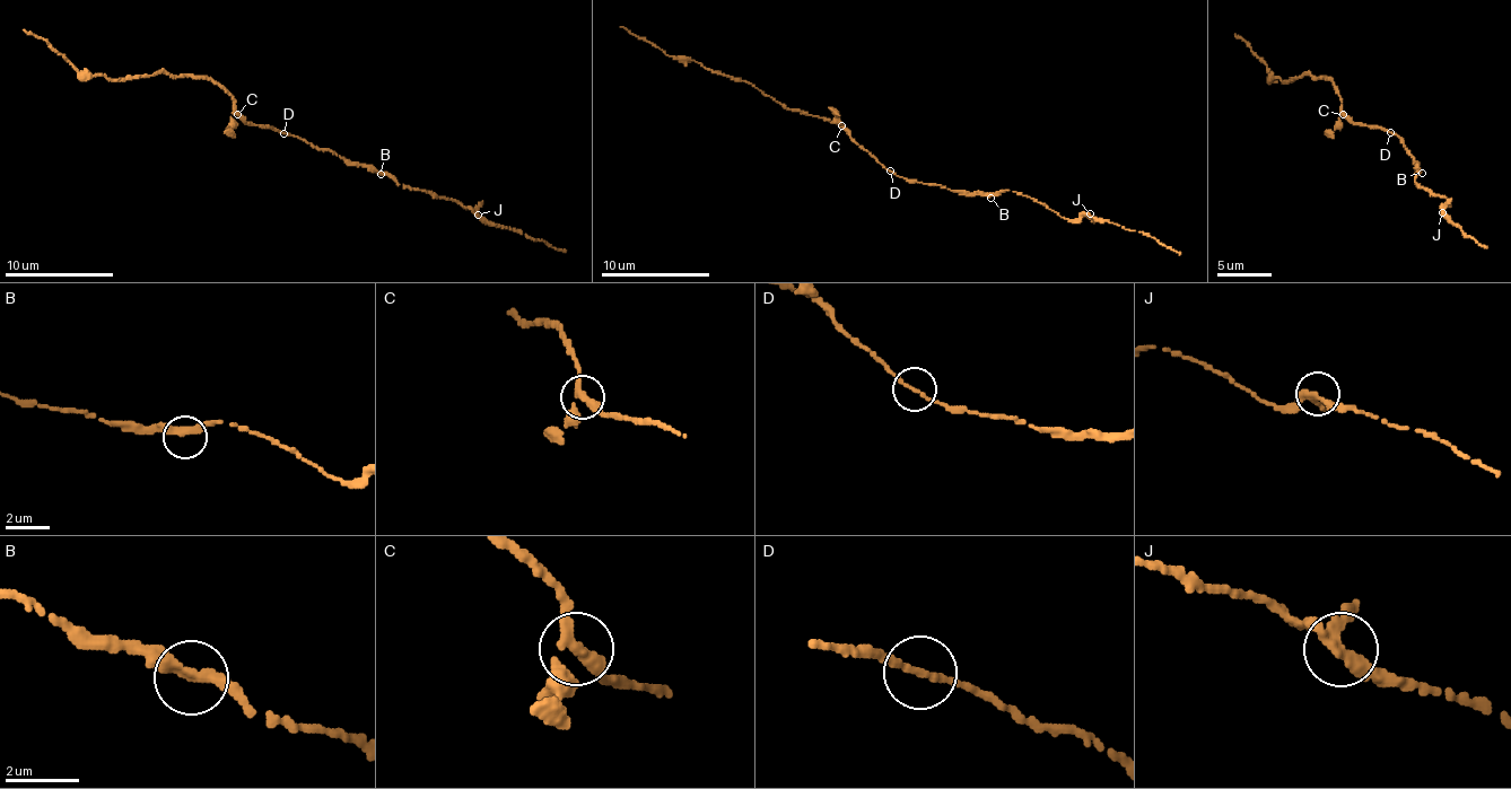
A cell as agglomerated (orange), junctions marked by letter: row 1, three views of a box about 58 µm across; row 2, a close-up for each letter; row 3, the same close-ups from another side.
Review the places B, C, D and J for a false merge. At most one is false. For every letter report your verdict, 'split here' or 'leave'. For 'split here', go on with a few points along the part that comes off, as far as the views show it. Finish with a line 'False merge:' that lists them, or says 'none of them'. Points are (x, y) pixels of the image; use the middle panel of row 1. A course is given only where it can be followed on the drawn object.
B: leave
C: leave
D: leave
J: leave
False merge: none of them

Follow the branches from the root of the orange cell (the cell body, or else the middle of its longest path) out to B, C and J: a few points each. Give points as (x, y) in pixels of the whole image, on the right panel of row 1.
B: (1390, 132), (1399, 138), (1422, 173)
C: (1390, 132), (1356, 124), (1342, 114)
J: (1390, 132), (1399, 138), (1415, 159), (1414, 183), (1447, 199), (1442, 212)

